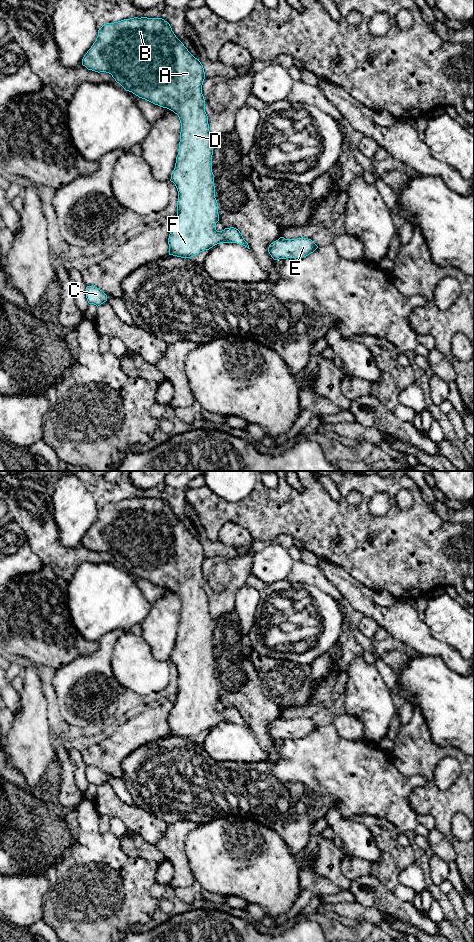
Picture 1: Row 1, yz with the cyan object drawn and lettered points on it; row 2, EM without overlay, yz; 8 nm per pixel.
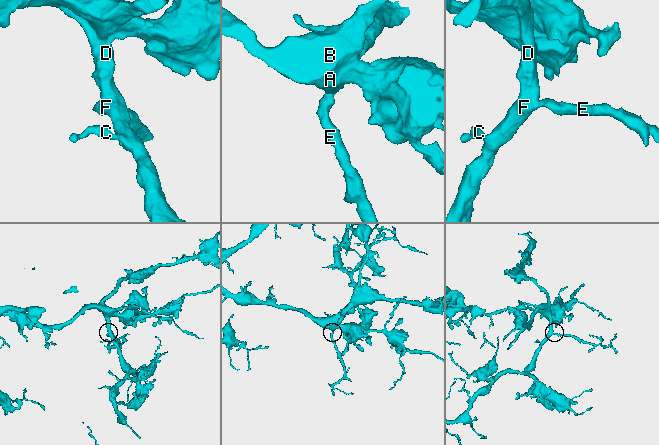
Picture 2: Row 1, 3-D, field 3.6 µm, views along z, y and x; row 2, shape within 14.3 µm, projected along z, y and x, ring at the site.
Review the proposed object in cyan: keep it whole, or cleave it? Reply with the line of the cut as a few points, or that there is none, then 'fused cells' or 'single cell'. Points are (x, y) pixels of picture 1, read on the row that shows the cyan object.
no cut; single cell

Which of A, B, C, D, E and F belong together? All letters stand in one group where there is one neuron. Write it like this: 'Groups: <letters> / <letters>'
Groups: A B C D E F

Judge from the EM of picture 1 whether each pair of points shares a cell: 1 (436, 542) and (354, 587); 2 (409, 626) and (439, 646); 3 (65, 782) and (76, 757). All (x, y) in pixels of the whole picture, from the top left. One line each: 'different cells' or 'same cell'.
1: different cells
2: same cell
3: different cells

